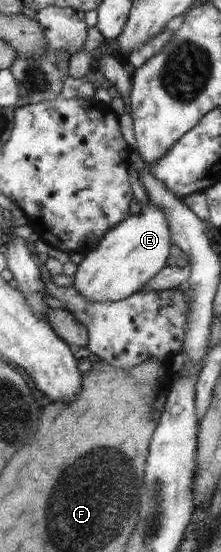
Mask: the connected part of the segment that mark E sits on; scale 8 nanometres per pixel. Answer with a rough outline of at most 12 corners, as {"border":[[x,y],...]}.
{"border":[[146,207],[84,255],[72,286],[132,297],[167,266],[167,212]]}

